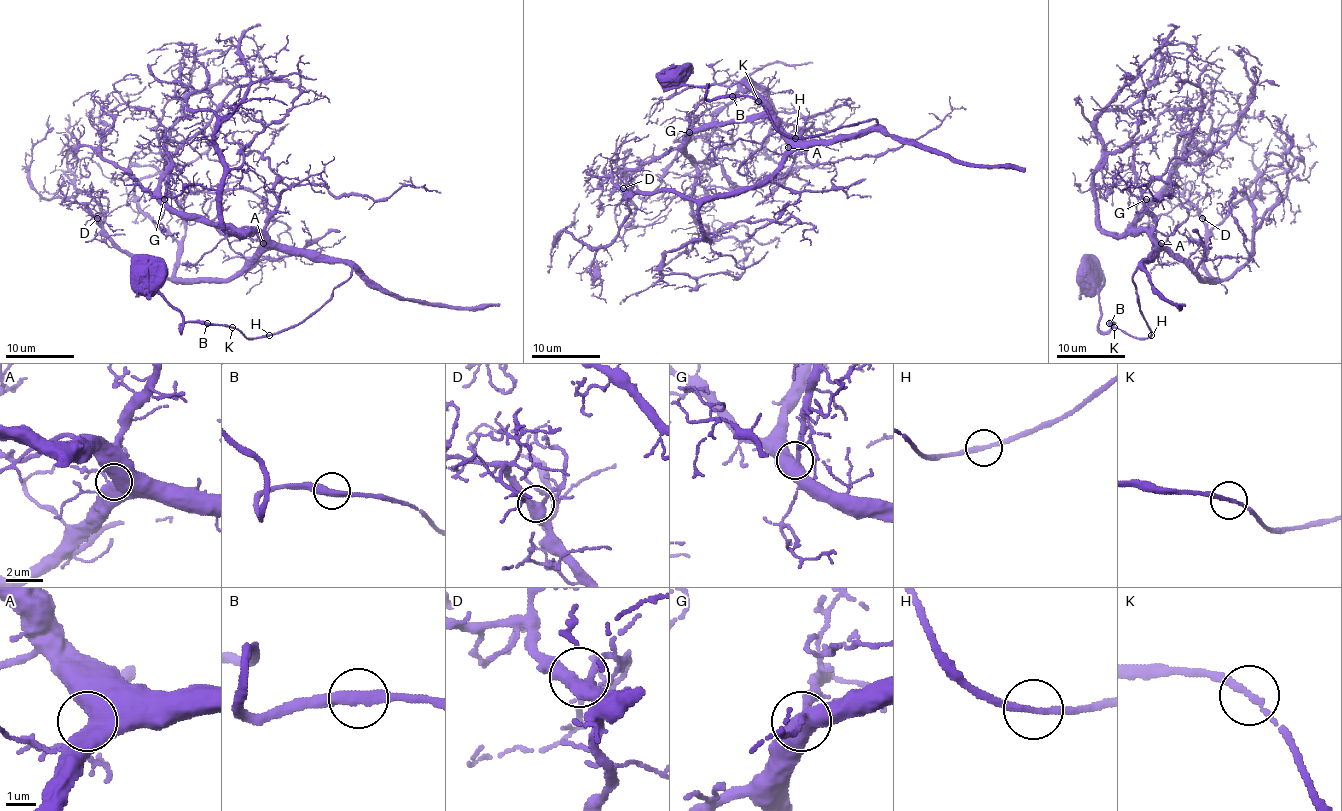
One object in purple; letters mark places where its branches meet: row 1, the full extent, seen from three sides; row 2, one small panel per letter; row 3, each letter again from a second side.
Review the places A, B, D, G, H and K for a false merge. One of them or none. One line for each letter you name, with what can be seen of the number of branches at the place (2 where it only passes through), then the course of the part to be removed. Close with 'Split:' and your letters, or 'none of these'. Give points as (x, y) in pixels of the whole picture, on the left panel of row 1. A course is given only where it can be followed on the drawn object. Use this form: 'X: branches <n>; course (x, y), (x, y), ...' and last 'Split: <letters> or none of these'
Split: none of these

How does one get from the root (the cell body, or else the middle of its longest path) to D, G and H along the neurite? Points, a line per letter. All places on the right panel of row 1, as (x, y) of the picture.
D: (1088, 272), (1098, 327), (1147, 337), (1134, 271), (1166, 248), (1212, 279), (1202, 218)
G: (1088, 272), (1098, 327), (1147, 337), (1134, 271), (1154, 242), (1130, 230), (1146, 199)
H: (1088, 272), (1096, 272), (1101, 313), (1098, 327), (1103, 332), (1111, 327), (1111, 322), (1130, 335), (1151, 335)

